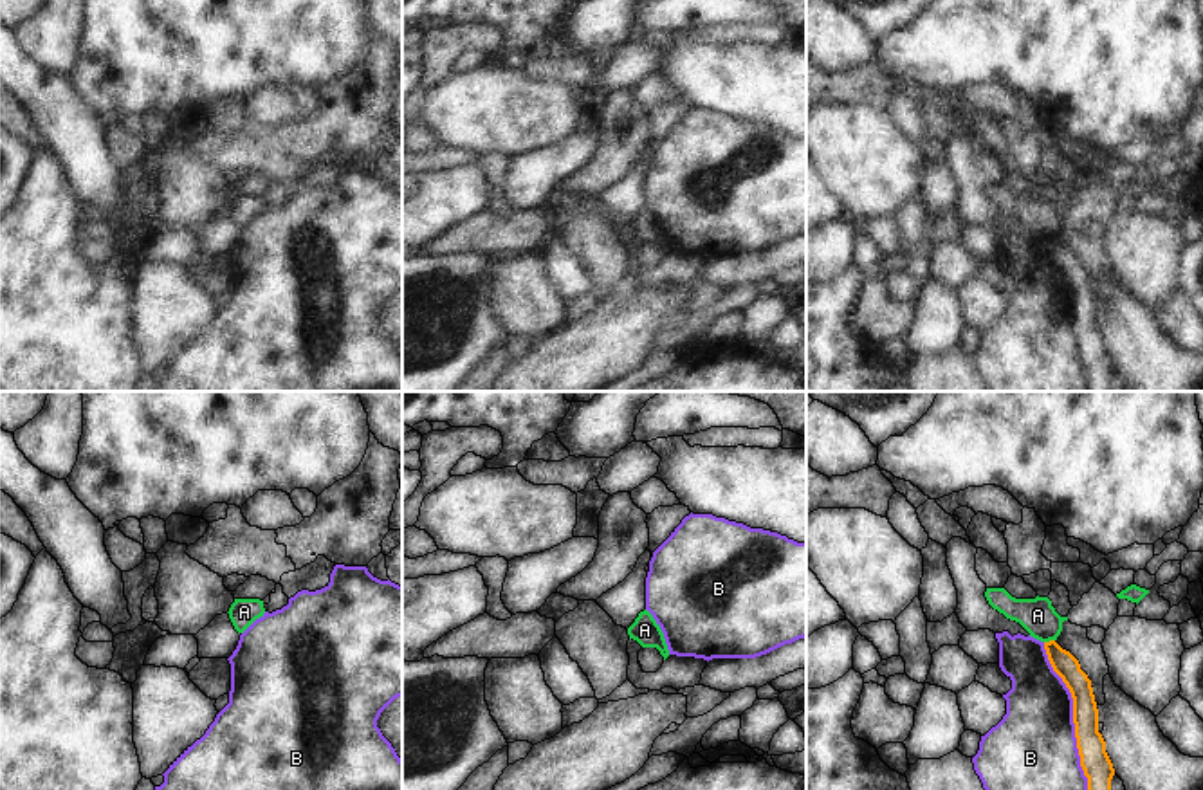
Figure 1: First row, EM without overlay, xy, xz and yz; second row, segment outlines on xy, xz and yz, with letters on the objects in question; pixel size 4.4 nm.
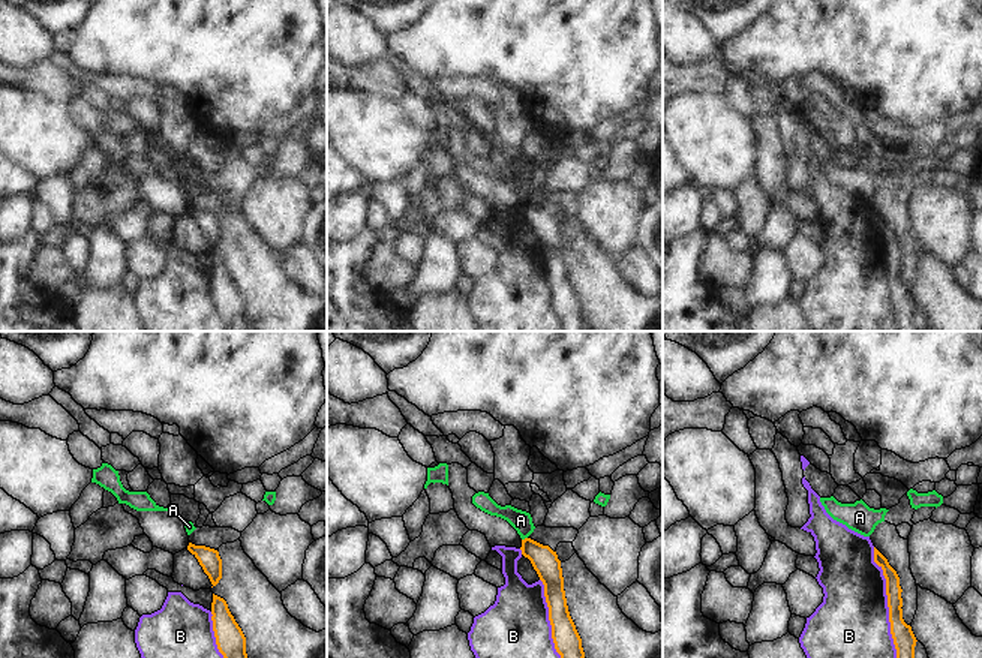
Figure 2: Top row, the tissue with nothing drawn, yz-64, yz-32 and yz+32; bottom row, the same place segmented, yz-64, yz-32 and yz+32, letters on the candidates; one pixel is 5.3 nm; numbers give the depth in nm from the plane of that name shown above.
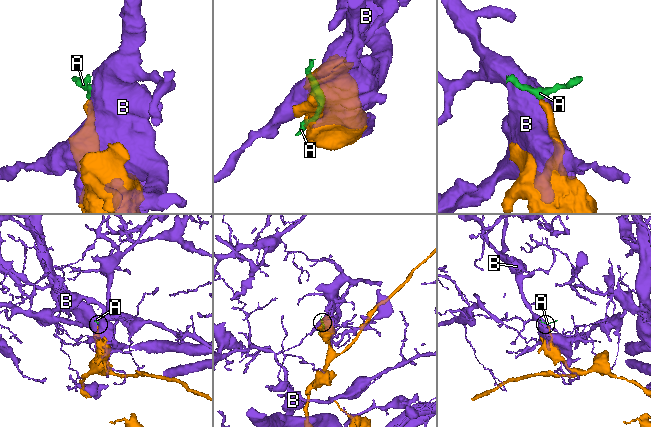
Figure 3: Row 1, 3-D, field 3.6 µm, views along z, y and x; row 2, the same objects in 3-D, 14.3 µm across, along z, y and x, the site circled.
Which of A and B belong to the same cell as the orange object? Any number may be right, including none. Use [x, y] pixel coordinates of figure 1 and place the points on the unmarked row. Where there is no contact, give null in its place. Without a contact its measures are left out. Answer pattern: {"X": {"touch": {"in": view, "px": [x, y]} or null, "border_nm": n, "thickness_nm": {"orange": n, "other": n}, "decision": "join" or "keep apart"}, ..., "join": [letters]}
{"A": {"touch": {"in": "yz", "px": [1050, 237]}, "border_nm": 50, "thickness_nm": {"orange": 110, "other": 160}, "decision": "keep apart"}, "B": {"touch": {"in": "yz", "px": [1074, 314]}, "border_nm": 700, "thickness_nm": {"orange": 130, "other": 400}, "decision": "keep apart"}, "join": []}

